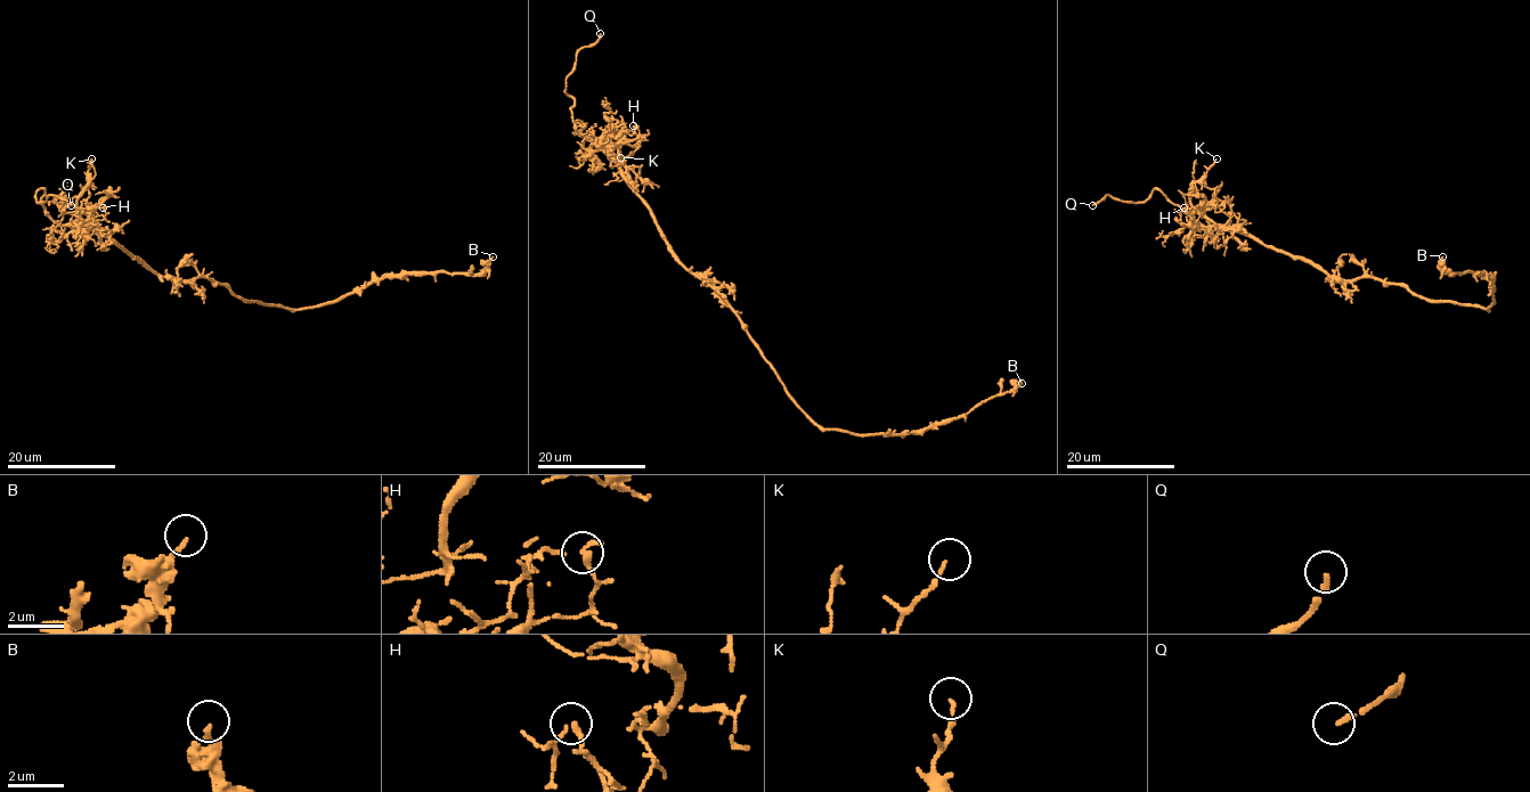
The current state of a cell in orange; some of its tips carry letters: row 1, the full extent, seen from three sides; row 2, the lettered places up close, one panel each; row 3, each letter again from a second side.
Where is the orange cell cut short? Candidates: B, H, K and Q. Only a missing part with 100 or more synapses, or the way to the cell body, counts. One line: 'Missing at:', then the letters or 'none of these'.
Missing at: Q

